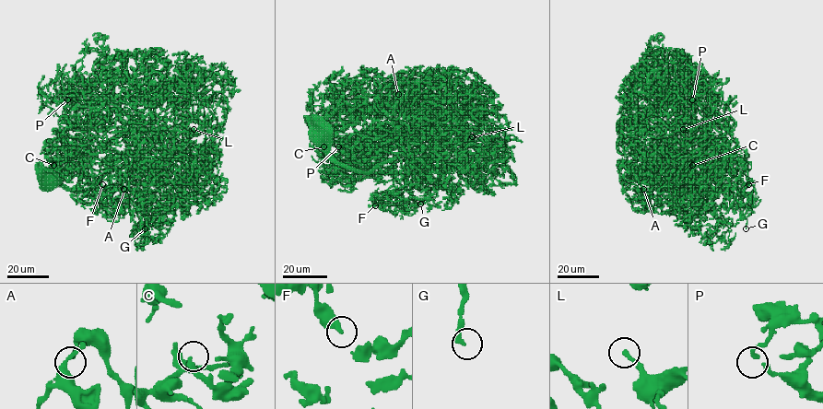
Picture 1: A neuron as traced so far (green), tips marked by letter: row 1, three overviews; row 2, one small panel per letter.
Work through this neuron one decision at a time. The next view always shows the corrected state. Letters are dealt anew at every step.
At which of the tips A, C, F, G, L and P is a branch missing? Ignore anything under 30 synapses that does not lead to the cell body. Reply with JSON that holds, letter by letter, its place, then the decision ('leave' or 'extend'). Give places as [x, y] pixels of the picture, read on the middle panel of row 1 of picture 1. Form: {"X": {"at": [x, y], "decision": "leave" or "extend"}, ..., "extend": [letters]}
{"A": {"at": [398, 94], "decision": "leave"}, "C": {"at": [323, 146], "decision": "leave"}, "F": {"at": [375, 205], "decision": "leave"}, "G": {"at": [420, 204], "decision": "leave"}, "L": {"at": [472, 136], "decision": "leave"}, "P": {"at": [338, 146], "decision": "leave"}, "extend": []}

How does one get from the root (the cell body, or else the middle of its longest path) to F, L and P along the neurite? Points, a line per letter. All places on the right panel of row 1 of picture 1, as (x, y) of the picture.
F: (683, 181), (713, 190), (712, 178), (725, 191), (726, 169), (742, 163), (748, 184)
L: (683, 181), (715, 188), (702, 156), (703, 133), (697, 123), (687, 139), (681, 131), (669, 132), (683, 129)
P: (683, 181), (654, 159), (669, 160), (667, 140), (684, 122), (688, 93), (692, 99)

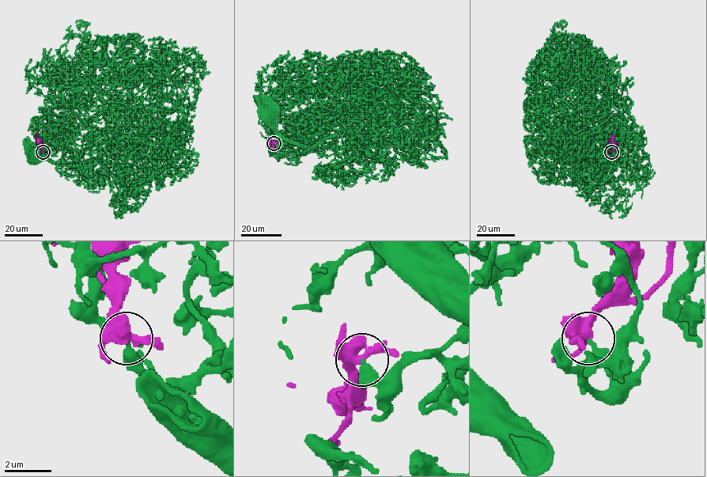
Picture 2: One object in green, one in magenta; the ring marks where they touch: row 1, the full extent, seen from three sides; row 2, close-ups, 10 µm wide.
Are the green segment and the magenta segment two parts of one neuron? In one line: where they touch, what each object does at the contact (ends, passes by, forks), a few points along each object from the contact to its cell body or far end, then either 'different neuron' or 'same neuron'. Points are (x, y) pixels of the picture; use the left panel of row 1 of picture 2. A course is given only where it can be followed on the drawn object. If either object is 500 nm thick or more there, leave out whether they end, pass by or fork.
(43, 152) | green ends | magenta forks | green via (43, 153), (50, 153), (52, 122), (35, 130), (49, 135), (35, 135), (38, 155) | magenta via (43, 152), (42, 141), (36, 137), (38, 132) | different neuron

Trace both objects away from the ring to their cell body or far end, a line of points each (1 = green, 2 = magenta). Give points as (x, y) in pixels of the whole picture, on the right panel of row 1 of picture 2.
1: (611, 153), (619, 129), (605, 122), (595, 134), (589, 130), (577, 136), (587, 144), (584, 155)
2: (611, 152), (614, 146), (610, 140), (613, 132)

